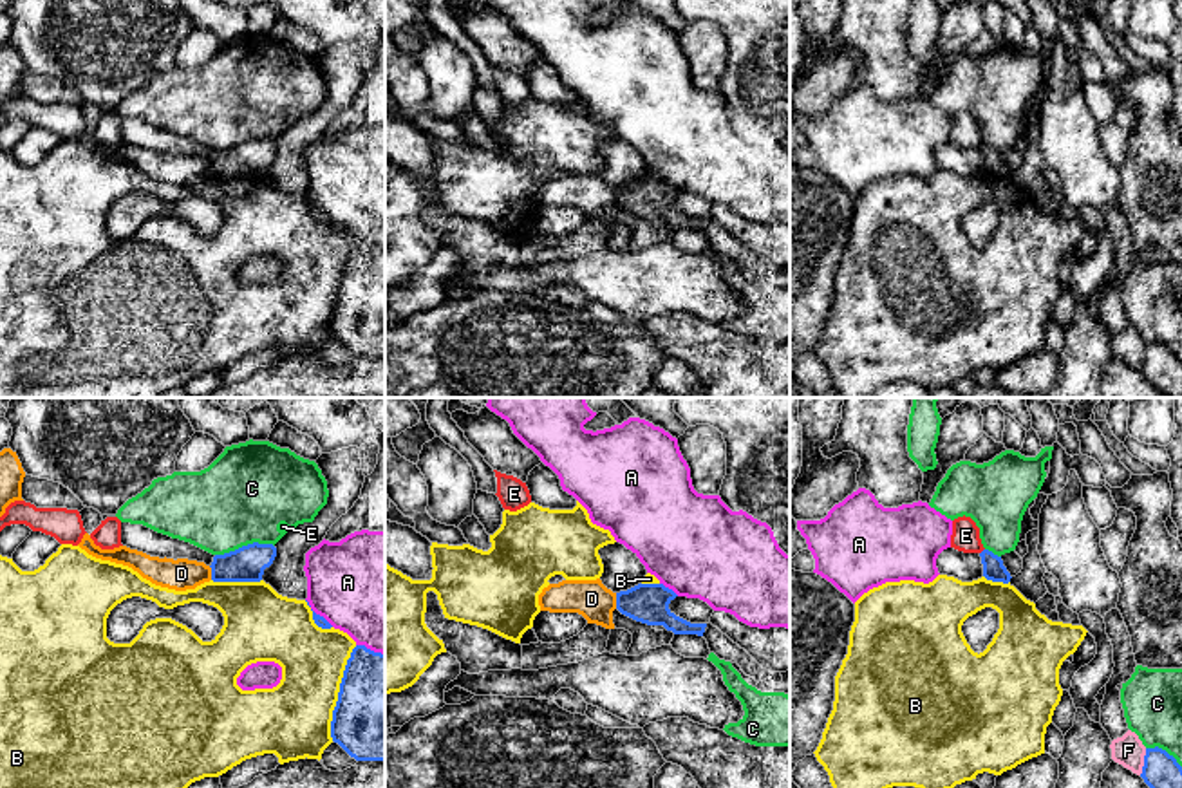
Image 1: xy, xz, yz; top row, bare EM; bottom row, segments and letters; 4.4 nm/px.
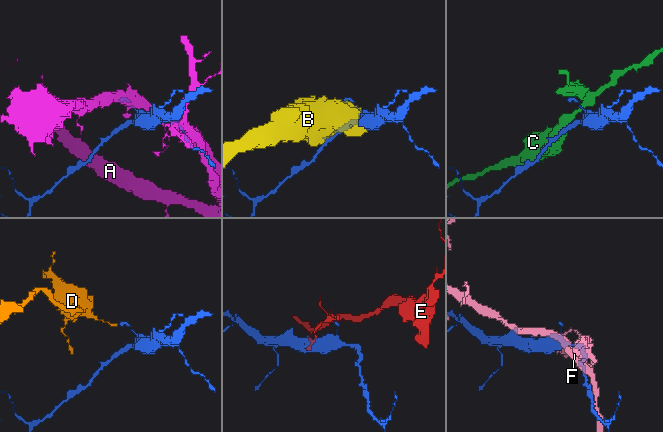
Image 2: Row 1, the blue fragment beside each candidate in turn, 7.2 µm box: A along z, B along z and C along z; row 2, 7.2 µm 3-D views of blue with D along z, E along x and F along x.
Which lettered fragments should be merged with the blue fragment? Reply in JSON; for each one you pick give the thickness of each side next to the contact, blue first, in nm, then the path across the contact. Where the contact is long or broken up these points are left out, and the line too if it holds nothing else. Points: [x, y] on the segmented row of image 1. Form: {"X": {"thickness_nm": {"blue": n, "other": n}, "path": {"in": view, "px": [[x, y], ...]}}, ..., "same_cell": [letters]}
{"same_cell": []}

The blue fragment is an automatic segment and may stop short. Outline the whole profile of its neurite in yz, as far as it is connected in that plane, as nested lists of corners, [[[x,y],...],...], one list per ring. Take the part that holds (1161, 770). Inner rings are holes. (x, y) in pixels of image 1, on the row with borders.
[[[1159,746],[1146,748],[1140,777],[1149,788],[1182,788],[1182,766]]]

